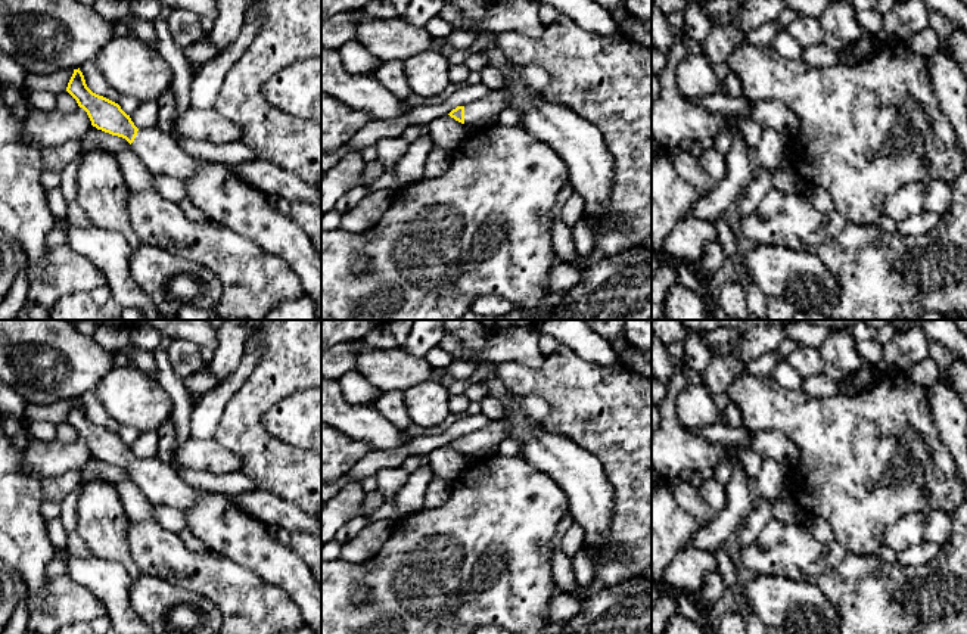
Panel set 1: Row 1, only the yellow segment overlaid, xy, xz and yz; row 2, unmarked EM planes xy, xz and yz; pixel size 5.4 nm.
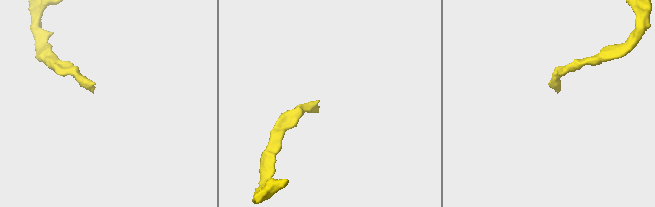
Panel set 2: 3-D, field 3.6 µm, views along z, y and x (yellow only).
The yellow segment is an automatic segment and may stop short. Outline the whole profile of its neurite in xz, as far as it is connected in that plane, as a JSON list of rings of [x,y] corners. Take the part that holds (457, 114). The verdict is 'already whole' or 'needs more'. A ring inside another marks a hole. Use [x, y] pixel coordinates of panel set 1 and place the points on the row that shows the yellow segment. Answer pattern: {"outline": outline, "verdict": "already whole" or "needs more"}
{"outline": [[[491,90],[486,96],[457,106],[448,115],[461,124],[479,127],[495,125],[500,114],[509,106],[509,96],[501,90]]], "verdict": "needs more"}

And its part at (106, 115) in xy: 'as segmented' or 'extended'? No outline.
extended

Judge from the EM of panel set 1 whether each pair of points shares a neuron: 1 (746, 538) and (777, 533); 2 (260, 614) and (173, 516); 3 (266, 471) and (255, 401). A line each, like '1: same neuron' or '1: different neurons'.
1: different neurons
2: different neurons
3: same neuron

